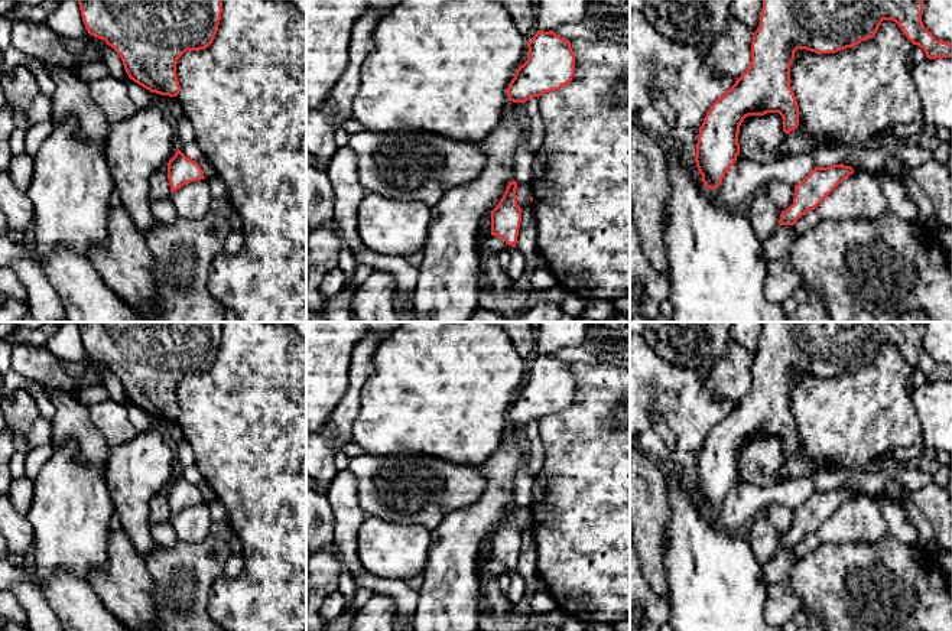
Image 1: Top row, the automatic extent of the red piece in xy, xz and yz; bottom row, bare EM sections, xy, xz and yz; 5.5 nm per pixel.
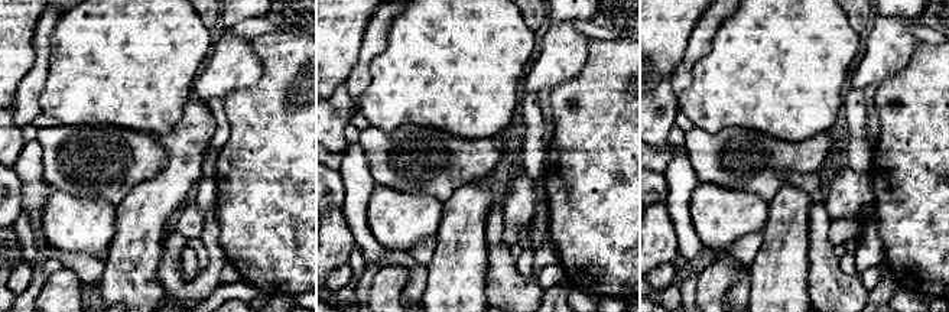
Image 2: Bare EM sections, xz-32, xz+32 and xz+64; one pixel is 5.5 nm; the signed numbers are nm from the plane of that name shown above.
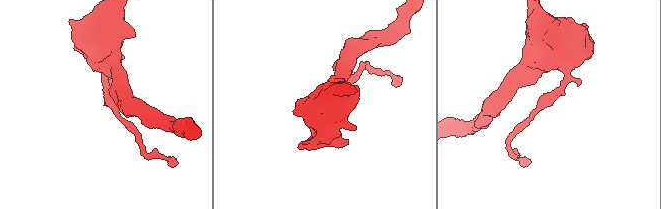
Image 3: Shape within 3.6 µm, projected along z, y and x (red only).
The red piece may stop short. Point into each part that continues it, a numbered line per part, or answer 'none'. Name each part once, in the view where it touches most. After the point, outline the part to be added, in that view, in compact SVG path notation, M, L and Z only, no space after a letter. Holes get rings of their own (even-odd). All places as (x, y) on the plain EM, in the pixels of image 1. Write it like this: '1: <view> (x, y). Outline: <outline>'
none

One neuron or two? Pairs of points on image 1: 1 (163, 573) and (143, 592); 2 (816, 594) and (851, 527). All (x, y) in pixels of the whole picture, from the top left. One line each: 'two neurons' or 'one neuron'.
1: two neurons
2: two neurons

